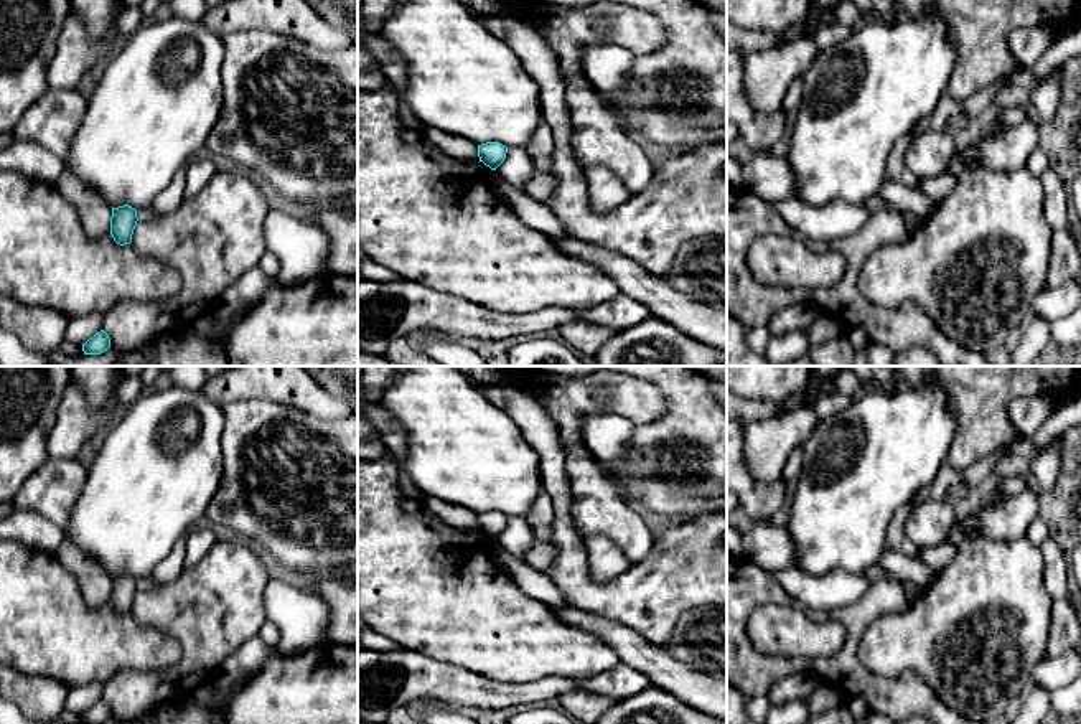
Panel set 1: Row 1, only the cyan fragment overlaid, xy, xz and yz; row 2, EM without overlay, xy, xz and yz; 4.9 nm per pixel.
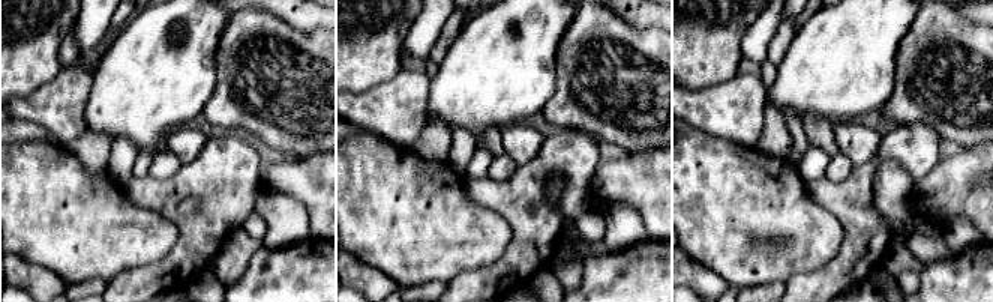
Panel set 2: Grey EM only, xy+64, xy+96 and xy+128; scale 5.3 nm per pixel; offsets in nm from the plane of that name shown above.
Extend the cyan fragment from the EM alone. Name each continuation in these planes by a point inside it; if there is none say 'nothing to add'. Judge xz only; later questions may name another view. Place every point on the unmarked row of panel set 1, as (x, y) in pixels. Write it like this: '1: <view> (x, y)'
nothing to add

